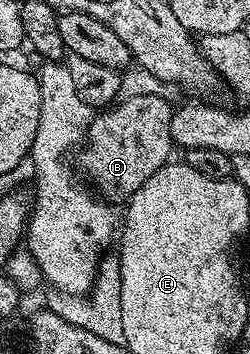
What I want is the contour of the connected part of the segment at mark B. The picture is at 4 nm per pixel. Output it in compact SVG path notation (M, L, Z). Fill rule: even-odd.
M151 94L124 98L93 117L78 150L79 169L82 174L84 169L83 177L91 183L101 199L112 204L127 203L132 194L138 192L138 188L142 188L150 176L154 176L154 172L169 165L174 151L170 132L173 109L169 99L160 94Z

